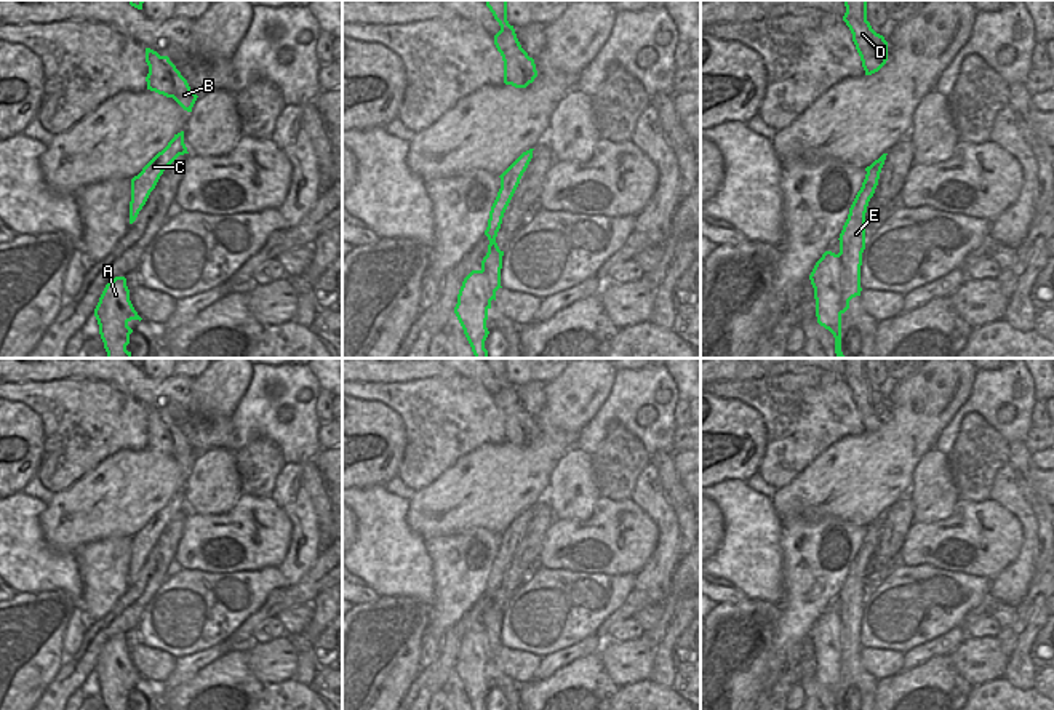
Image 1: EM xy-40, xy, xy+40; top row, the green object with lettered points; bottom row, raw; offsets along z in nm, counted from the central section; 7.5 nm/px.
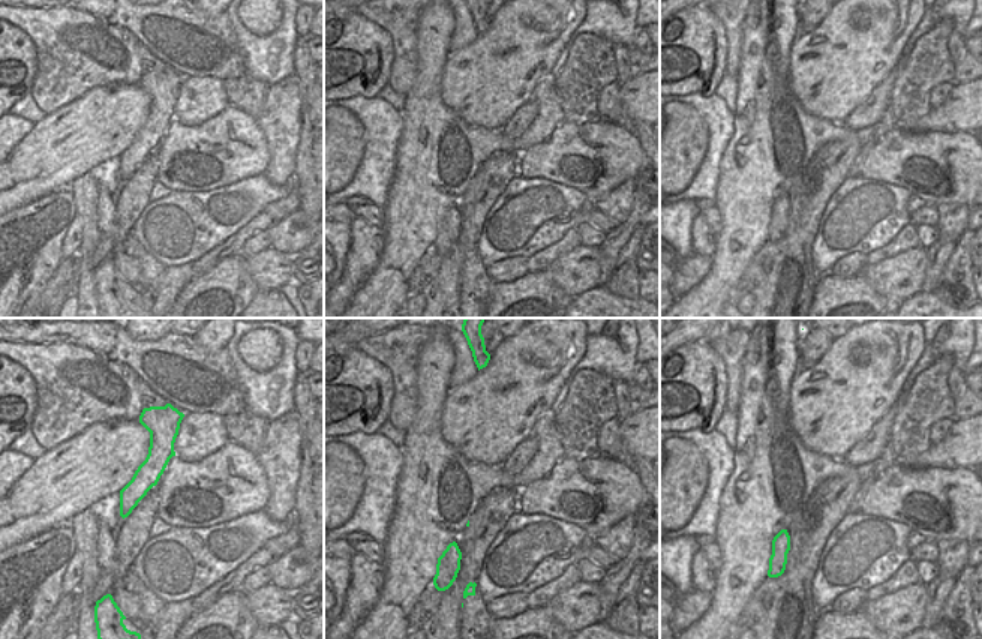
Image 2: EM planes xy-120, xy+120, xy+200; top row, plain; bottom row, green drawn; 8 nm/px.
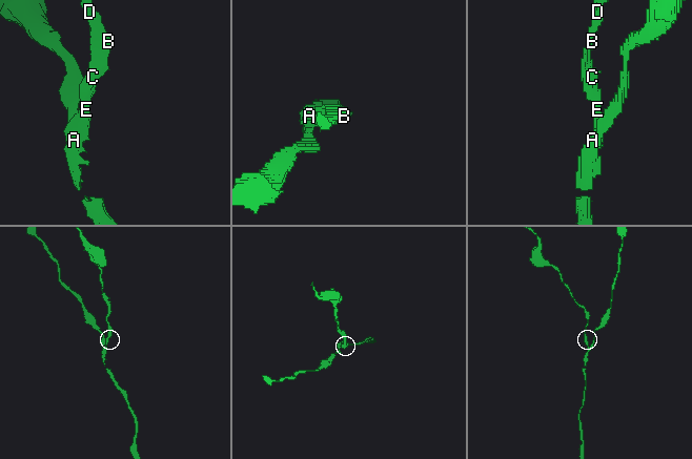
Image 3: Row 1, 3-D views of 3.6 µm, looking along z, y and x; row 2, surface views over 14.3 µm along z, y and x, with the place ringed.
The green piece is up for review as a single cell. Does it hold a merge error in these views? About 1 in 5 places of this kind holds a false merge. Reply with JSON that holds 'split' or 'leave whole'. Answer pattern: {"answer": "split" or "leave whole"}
{"answer": "split"}

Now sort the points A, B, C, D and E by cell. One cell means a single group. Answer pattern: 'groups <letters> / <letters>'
groups A / B C D E

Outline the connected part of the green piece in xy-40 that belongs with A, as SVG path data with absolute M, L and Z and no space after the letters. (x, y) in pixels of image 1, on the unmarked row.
M115 635L106 643L94 667L99 692L106 710L128 710L131 678L142 678L130 659L130 648L125 635Z

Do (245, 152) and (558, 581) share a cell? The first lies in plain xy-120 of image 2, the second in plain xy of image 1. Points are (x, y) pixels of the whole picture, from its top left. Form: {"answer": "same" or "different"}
{"answer": "different"}

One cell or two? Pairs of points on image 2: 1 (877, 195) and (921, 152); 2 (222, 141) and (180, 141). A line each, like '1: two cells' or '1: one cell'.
1: two cells
2: one cell

